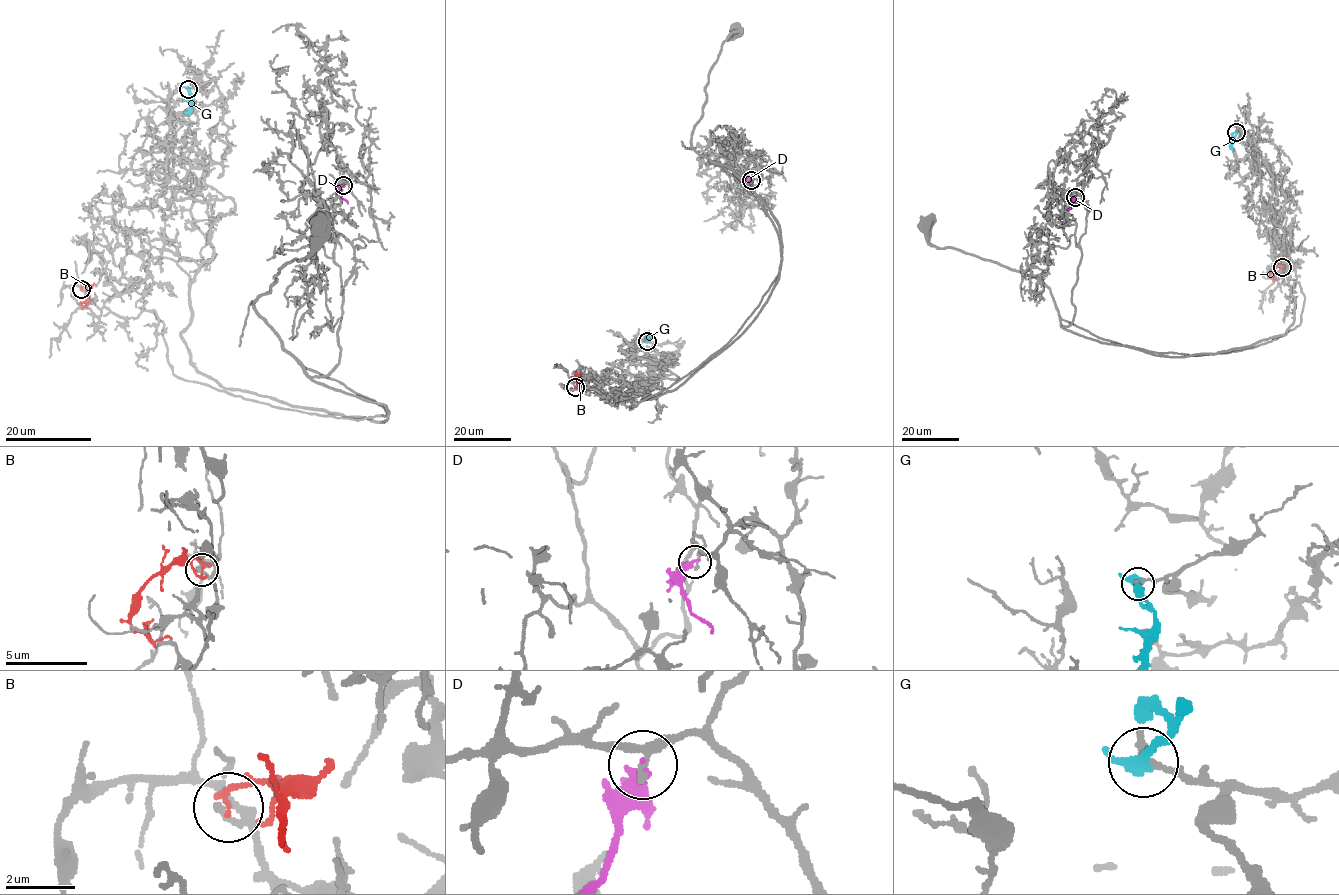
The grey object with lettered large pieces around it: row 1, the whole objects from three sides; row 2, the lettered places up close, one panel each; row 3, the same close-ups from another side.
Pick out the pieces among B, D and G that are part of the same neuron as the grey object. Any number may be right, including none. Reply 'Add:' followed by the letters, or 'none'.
Add: none

